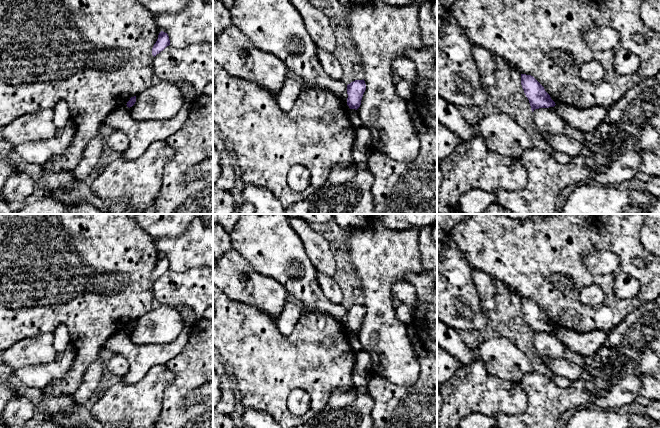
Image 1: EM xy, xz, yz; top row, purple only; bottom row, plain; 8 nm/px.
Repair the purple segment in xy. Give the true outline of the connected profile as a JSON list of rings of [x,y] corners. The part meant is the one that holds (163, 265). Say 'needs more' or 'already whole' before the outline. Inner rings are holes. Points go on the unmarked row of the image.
already whole; [[[161,255],[158,259],[156,267],[152,272],[152,279],[155,281],[169,269],[170,269],[170,264],[168,258]]]

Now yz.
already whole; [[[521,298],[521,309],[529,324],[532,336],[535,333],[549,332],[556,329],[544,311],[533,300]]]

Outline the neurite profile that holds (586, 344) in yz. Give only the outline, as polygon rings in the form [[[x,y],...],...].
[[[557,327],[555,329],[559,341],[566,350],[591,360],[594,354],[604,344],[608,333],[602,330],[576,332],[574,330]]]

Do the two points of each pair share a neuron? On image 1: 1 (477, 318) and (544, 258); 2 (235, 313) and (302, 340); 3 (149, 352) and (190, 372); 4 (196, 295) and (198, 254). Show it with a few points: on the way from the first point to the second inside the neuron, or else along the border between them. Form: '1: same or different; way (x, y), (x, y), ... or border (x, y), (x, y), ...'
1: different; border (476, 289), (481, 306), (488, 313)
2: same; way (252, 330), (263, 341), (285, 341)
3: different; border (185, 345), (165, 364)
4: different; border (202, 265), (190, 267), (183, 271), (174, 271)

